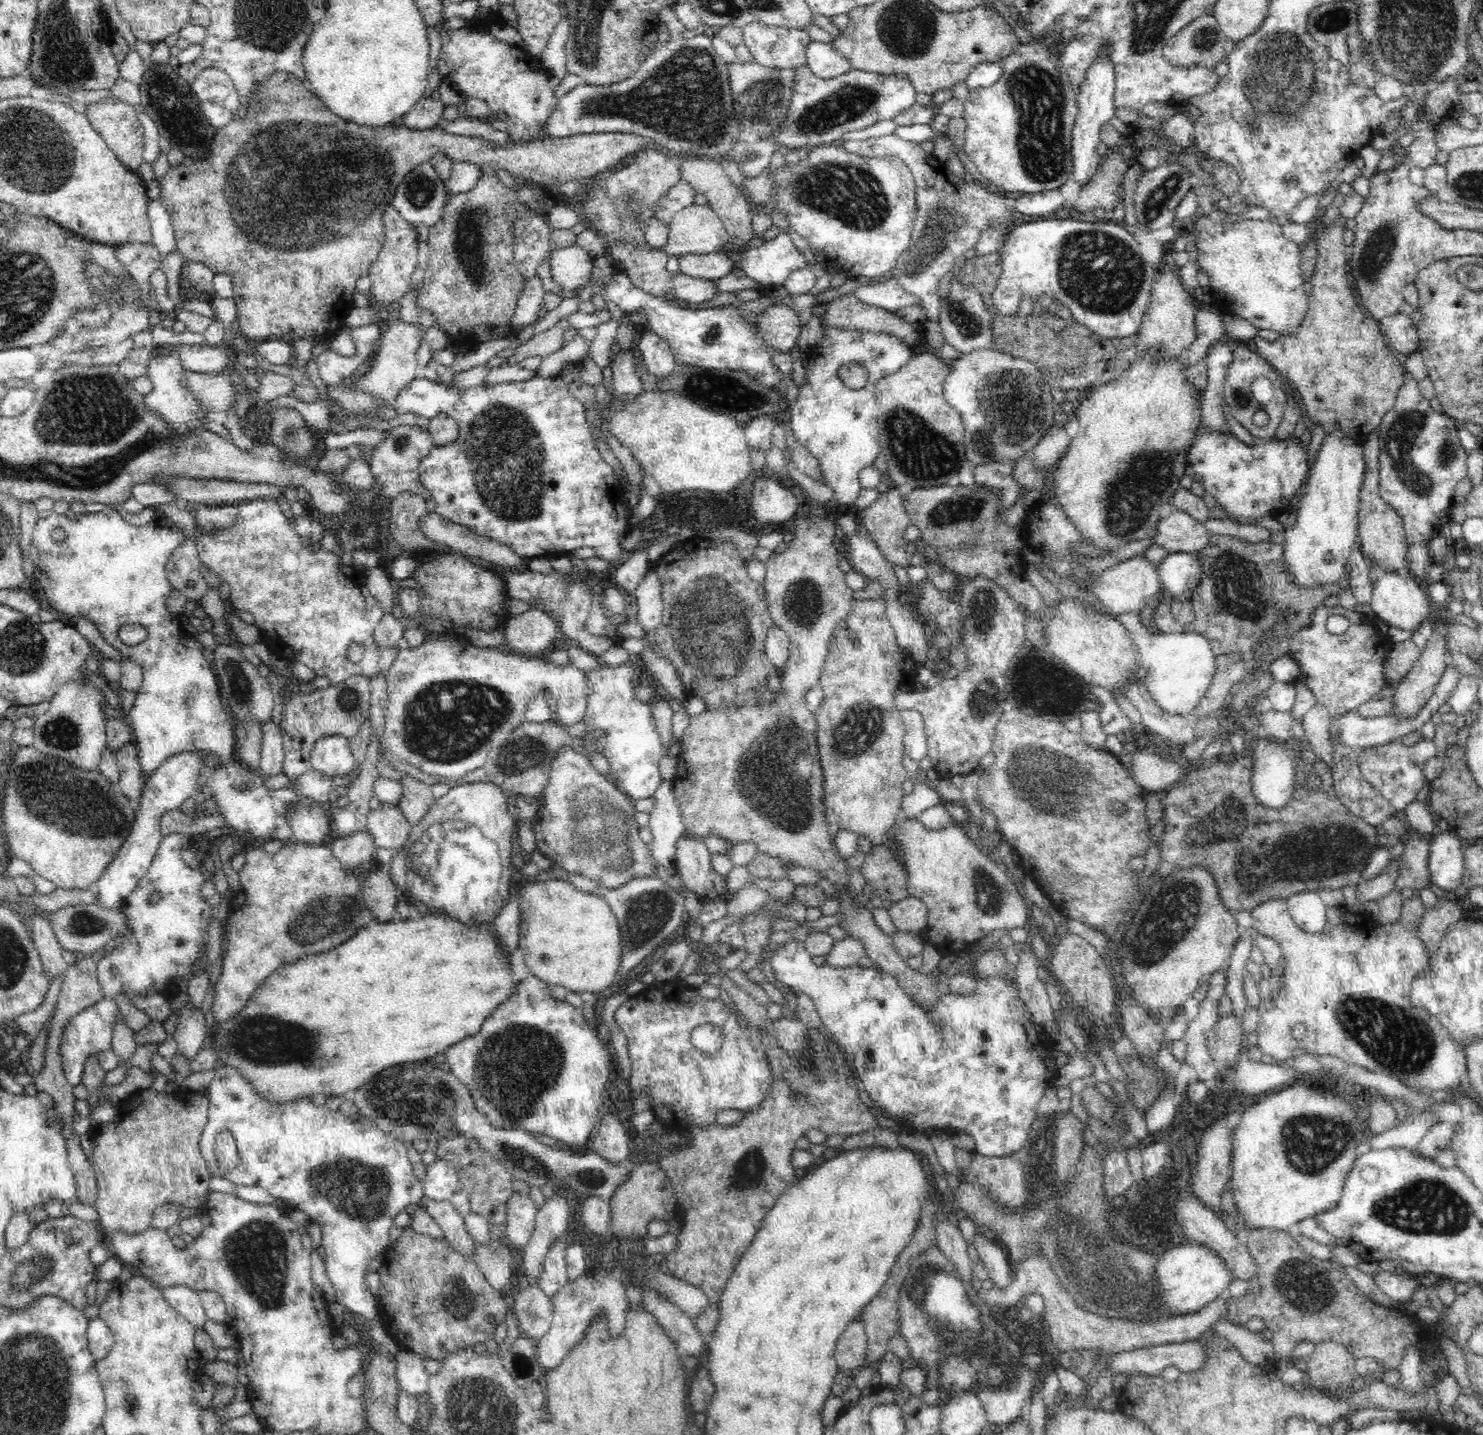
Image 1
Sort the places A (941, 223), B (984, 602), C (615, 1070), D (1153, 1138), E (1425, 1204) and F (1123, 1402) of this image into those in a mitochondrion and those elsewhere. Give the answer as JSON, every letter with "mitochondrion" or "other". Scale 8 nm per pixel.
{"A":"mitochondrion","B":"mitochondrion","C":"other","D":"other","E":"mitochondrion","F":"other"}

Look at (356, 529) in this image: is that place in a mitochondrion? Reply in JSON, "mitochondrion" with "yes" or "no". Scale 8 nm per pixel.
{"mitochondrion":"yes"}

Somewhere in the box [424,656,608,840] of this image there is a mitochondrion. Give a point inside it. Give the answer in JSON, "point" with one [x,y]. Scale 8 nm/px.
{"point":[524,753]}

